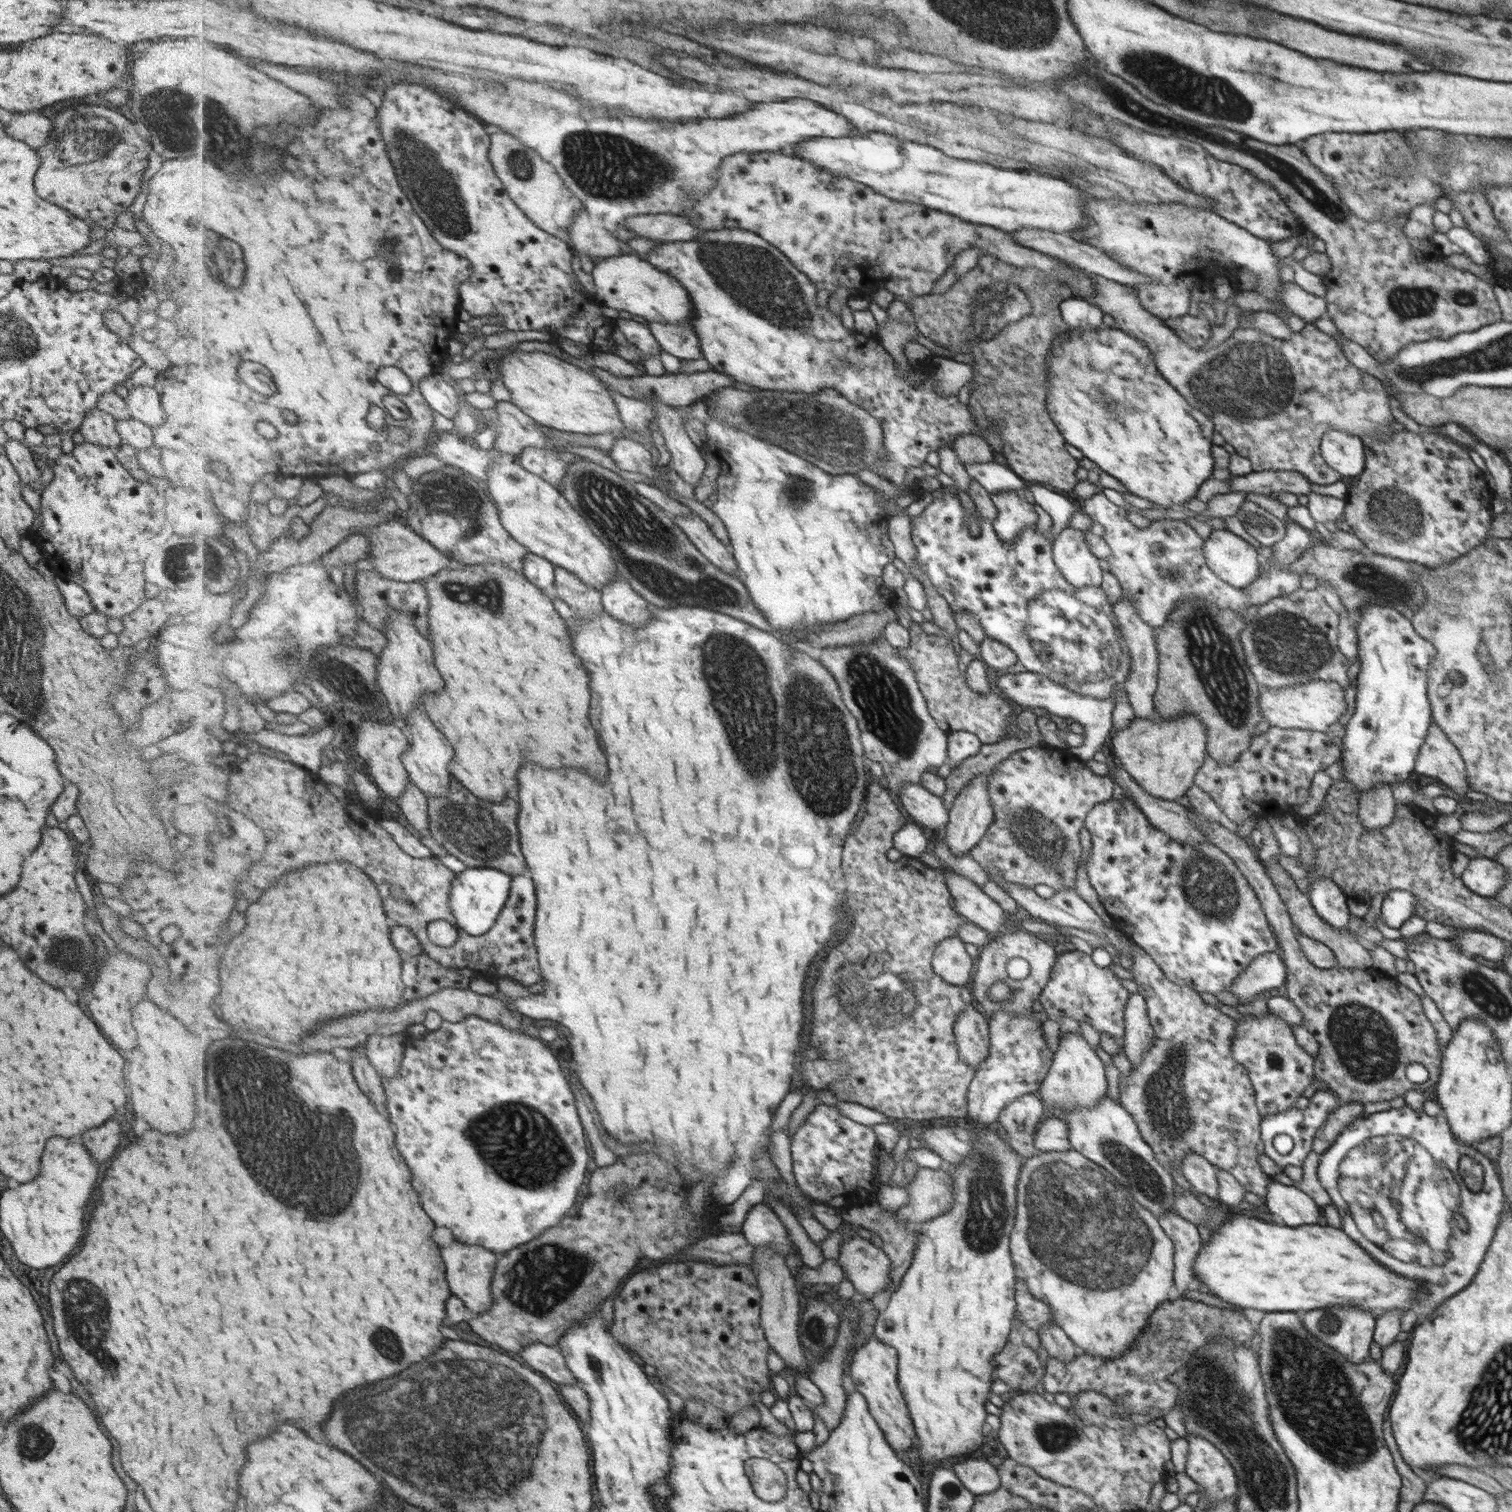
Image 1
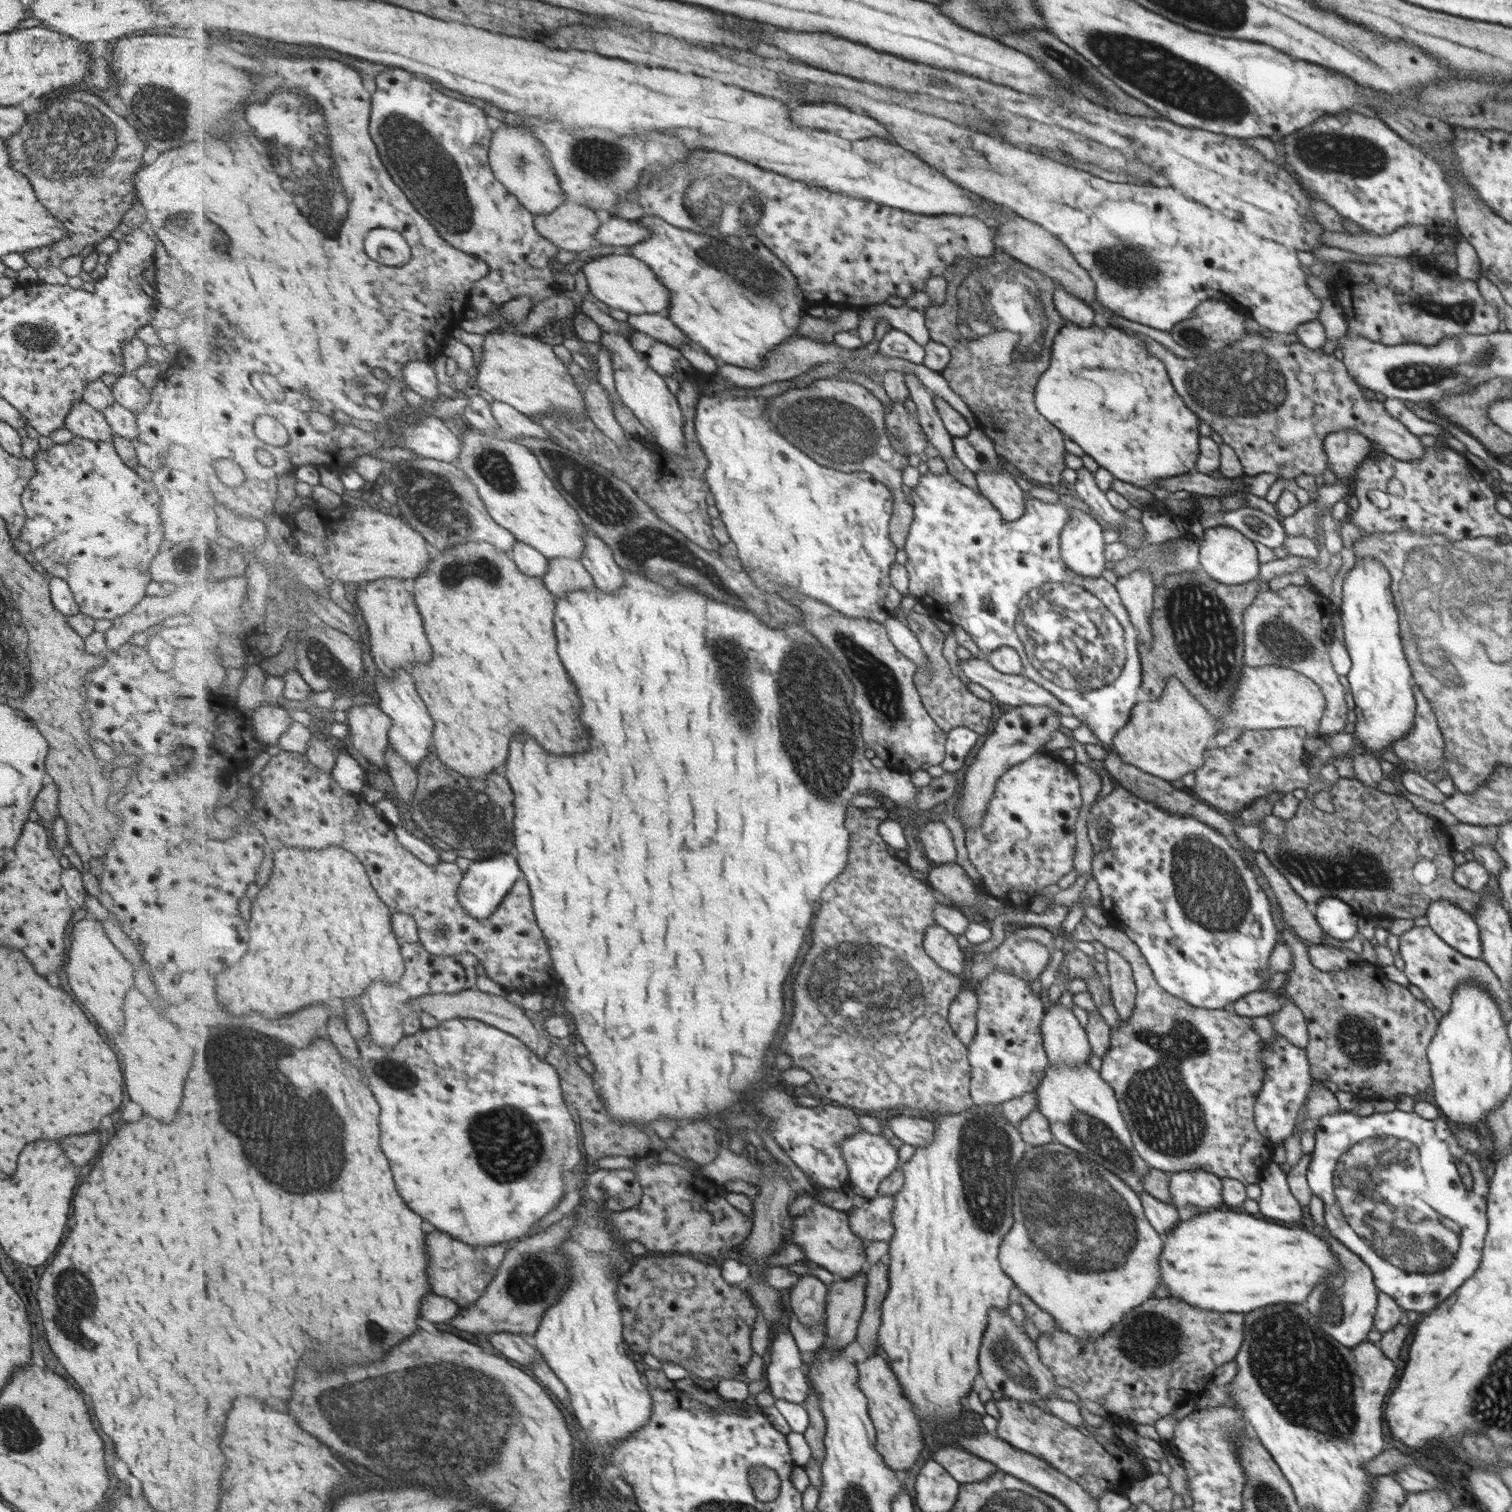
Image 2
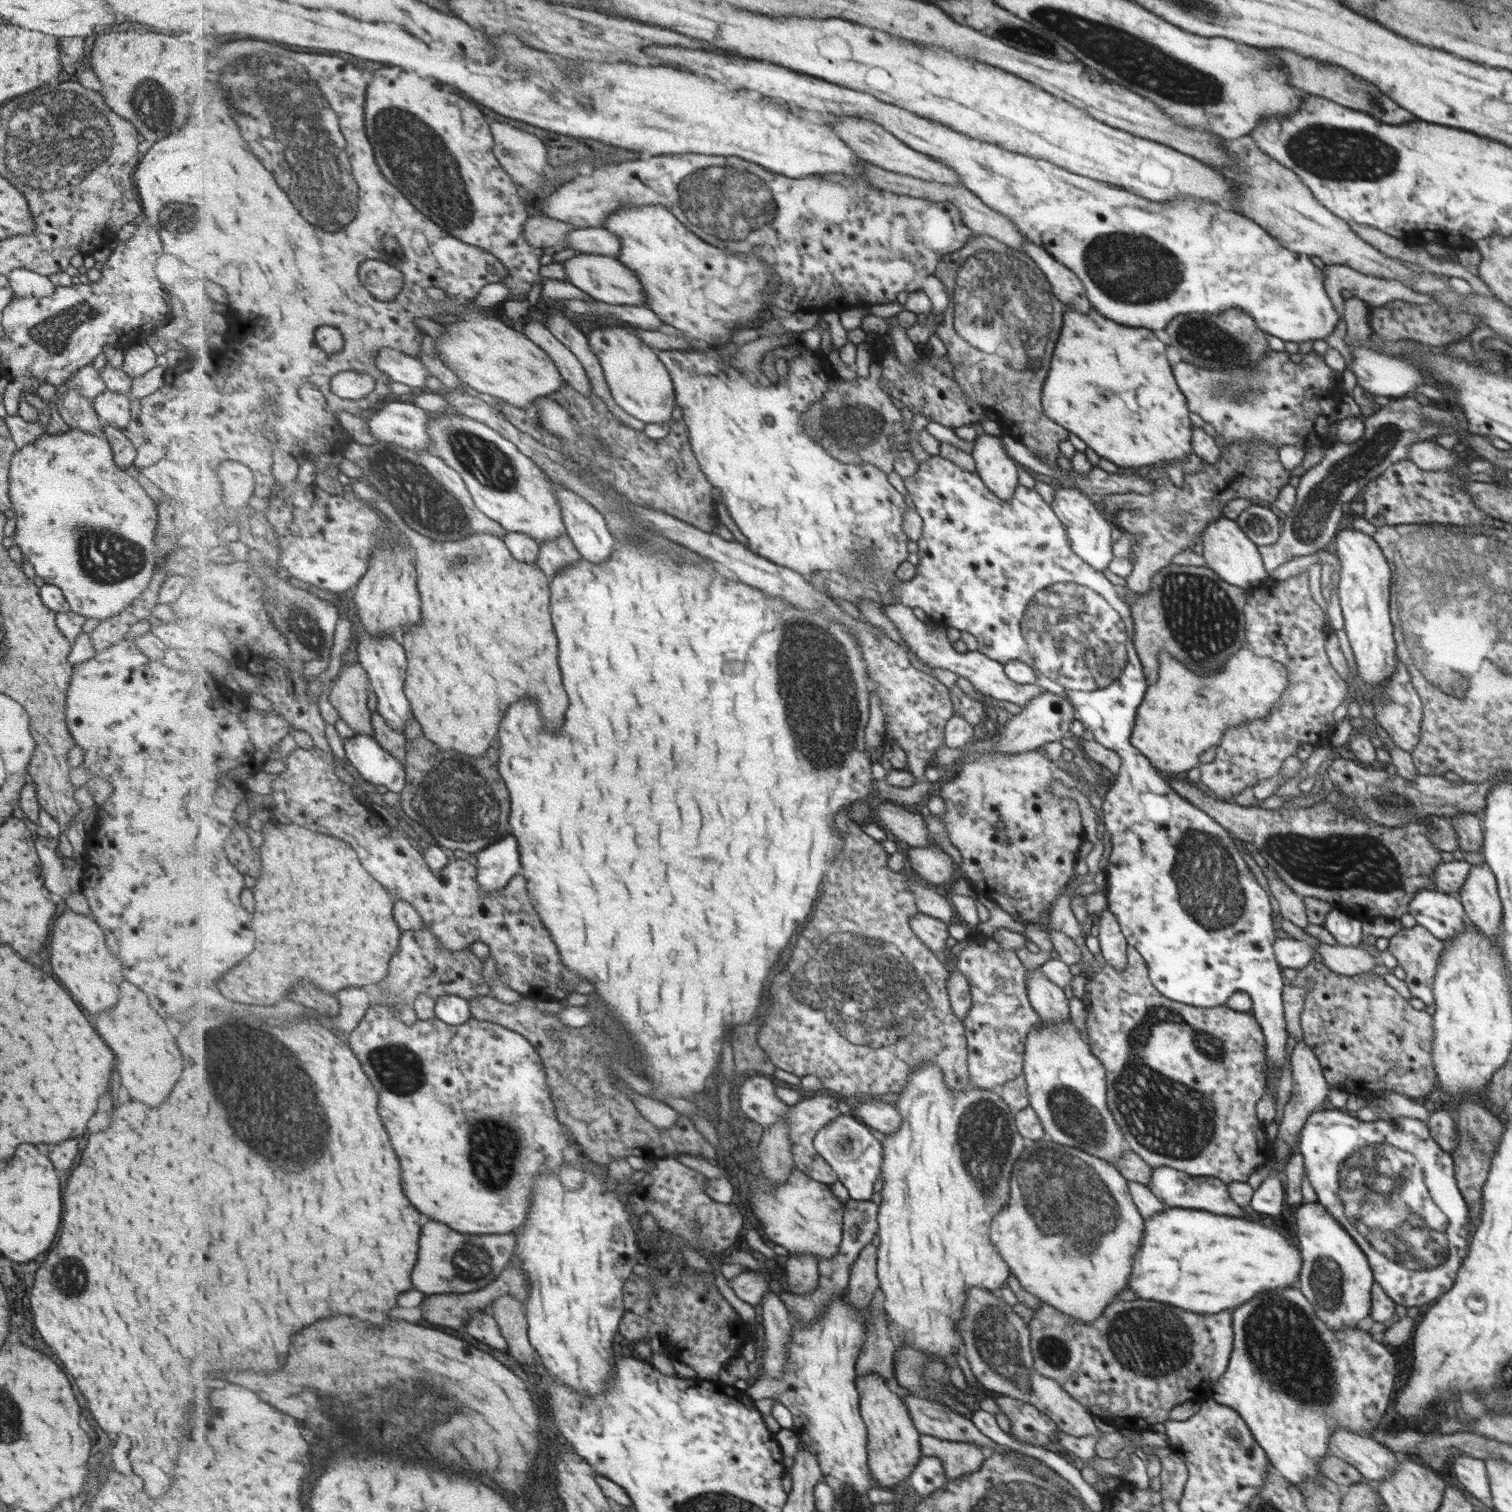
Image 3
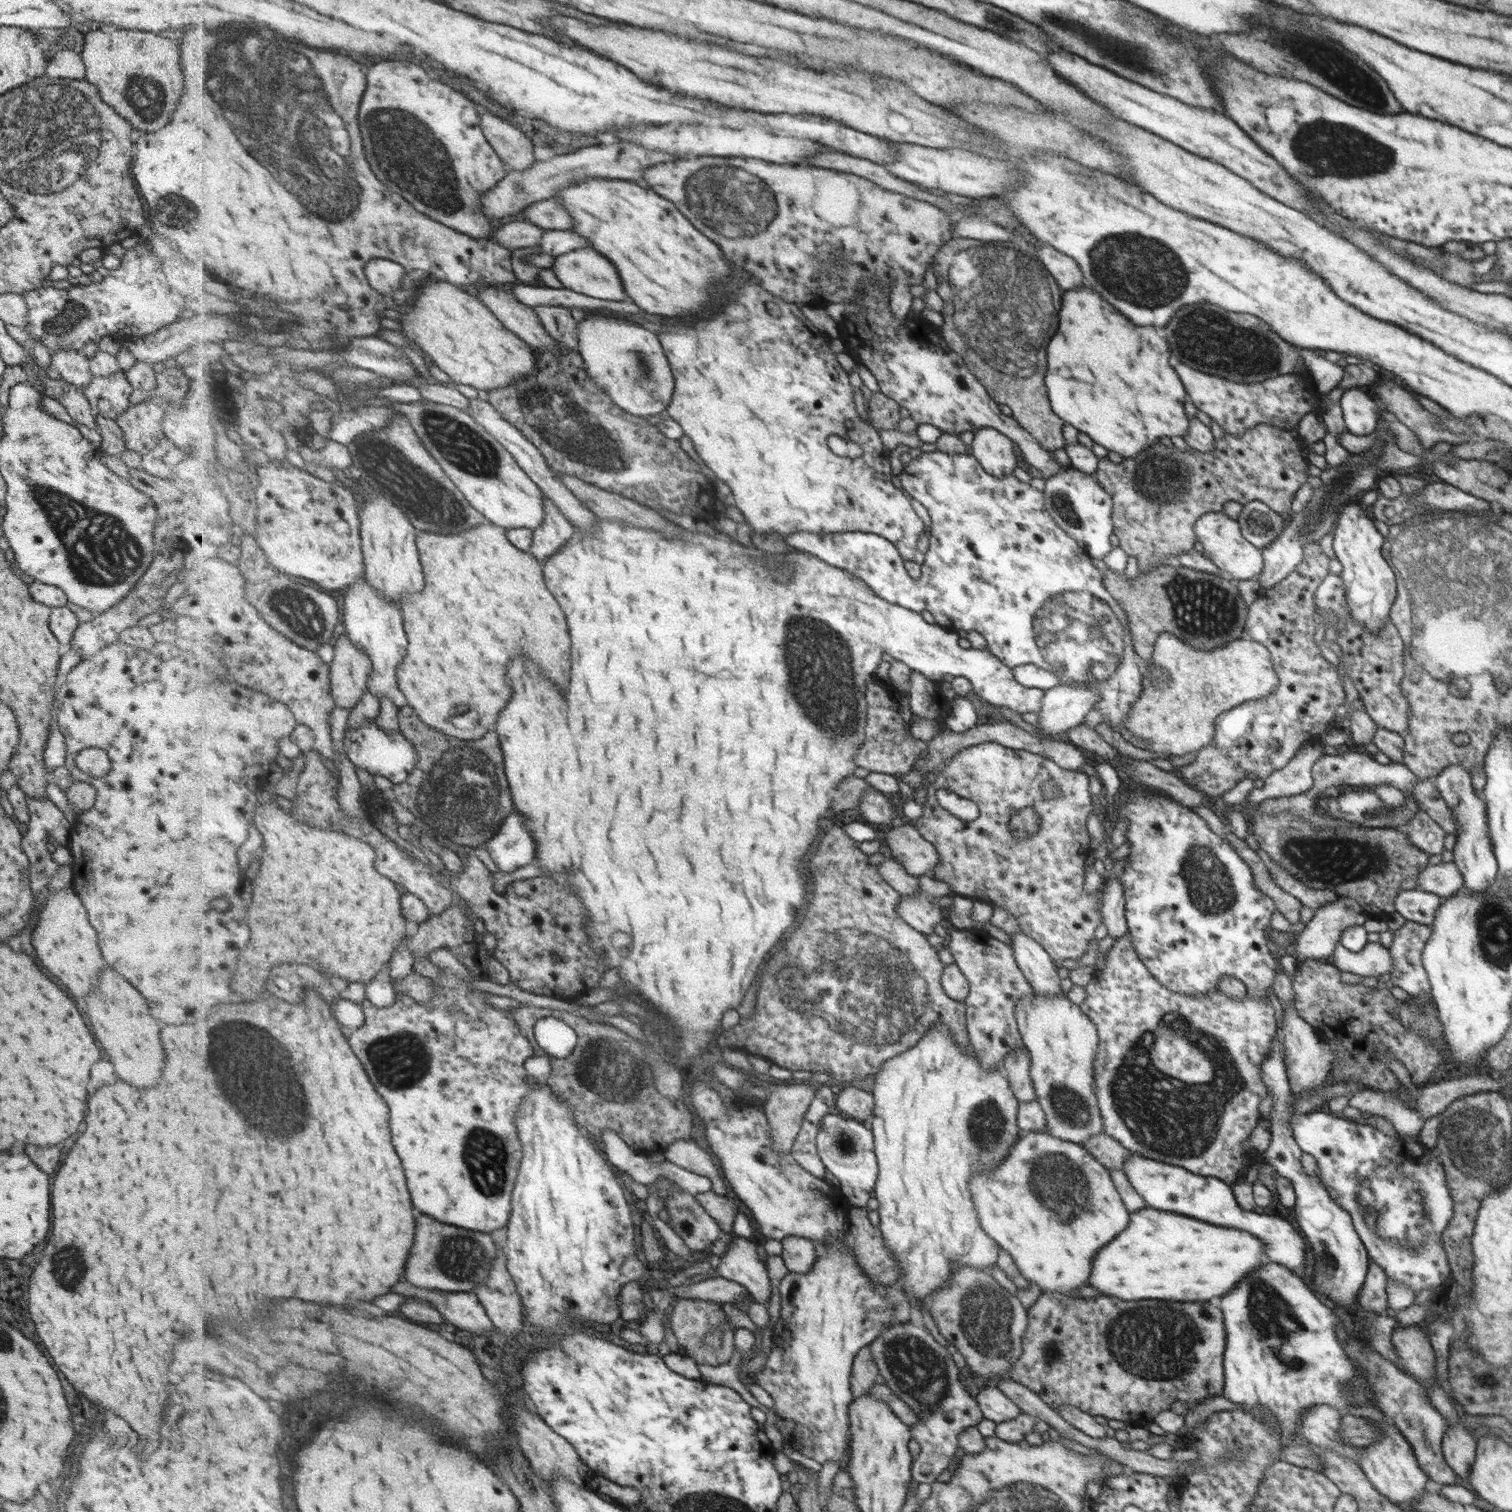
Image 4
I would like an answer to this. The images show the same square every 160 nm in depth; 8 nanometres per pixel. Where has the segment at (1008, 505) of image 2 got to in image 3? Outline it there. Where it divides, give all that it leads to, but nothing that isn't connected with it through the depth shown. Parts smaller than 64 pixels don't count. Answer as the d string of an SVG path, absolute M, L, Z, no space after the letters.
M979 433L970 456L974 460L974 472L979 474L984 485L1007 500L1018 484L1018 465L1005 452L1001 438Z

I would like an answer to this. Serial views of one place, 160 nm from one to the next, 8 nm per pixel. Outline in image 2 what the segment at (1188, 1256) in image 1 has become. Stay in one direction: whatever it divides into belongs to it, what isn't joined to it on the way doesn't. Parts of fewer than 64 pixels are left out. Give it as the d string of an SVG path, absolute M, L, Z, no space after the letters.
M1148 1192L1138 1195L1148 1223L1161 1236L1166 1236L1166 1232L1170 1231L1180 1221L1175 1207L1172 1204L1157 1200Z

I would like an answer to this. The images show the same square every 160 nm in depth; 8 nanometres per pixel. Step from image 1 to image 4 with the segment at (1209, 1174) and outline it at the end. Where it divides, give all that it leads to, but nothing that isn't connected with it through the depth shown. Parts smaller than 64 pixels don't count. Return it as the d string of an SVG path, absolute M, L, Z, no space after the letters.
M1129 1152L1125 1159L1122 1171L1138 1193L1142 1201L1150 1209L1162 1210L1165 1212L1180 1213L1183 1216L1193 1217L1195 1220L1205 1221L1207 1224L1220 1225L1223 1228L1241 1229L1259 1236L1264 1246L1264 1252L1269 1252L1269 1260L1275 1264L1284 1265L1293 1273L1301 1277L1303 1273L1297 1273L1296 1268L1301 1268L1303 1264L1303 1254L1305 1254L1305 1244L1299 1232L1278 1217L1273 1212L1258 1214L1254 1211L1242 1209L1236 1203L1235 1194L1232 1187L1224 1181L1209 1176L1199 1176L1197 1173L1189 1172L1186 1168L1151 1160L1138 1154Z

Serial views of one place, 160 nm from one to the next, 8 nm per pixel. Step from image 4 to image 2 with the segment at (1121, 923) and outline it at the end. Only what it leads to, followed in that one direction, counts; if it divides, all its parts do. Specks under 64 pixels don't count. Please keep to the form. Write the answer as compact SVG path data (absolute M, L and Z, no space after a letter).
M1105 948L1105 968L1107 969L1108 977L1105 979L1109 988L1109 999L1118 1014L1121 1023L1131 1019L1132 1012L1136 1010L1136 988L1132 979L1130 964L1112 948Z

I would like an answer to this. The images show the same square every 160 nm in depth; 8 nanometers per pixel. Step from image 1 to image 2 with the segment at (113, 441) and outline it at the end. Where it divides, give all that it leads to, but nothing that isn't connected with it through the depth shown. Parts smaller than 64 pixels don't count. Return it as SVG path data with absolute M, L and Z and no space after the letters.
M77 400L63 419L64 427L74 437L95 442L111 442L114 433L106 423L101 411L93 409L85 402Z

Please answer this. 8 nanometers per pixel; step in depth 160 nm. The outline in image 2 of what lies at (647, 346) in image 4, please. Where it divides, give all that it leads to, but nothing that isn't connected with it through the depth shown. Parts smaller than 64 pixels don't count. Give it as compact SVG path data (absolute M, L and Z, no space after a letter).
M602 331L601 345L606 346L612 353L617 393L621 396L623 404L650 430L659 447L673 456L686 457L689 450L688 442L685 441L684 426L688 418L681 409L677 395L669 390L665 378L655 372L647 359L637 352L625 335Z

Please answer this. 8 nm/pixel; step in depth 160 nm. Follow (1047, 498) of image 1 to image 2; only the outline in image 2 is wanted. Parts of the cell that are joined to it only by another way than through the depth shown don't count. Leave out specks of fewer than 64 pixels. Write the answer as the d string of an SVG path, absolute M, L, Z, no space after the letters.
M930 471L924 475L919 475L917 485L910 488L909 502L912 502L911 525L909 525L908 535L904 542L906 552L906 563L904 567L908 572L907 594L919 599L924 607L932 603L939 610L939 618L950 625L957 624L969 634L979 652L989 654L996 651L996 648L1010 645L1014 648L1022 664L1023 676L1029 677L1032 681L1041 685L1041 688L1048 689L1053 696L1057 697L1065 706L1069 706L1069 712L1090 728L1095 738L1101 742L1107 750L1112 746L1112 738L1115 733L1125 726L1133 705L1135 704L1135 694L1141 684L1140 680L1140 659L1138 658L1137 629L1129 620L1127 609L1121 604L1118 592L1114 585L1109 584L1103 577L1089 578L1078 575L1068 569L1060 558L1059 535L1061 529L1072 519L1072 509L1058 502L1045 503L1024 494L1023 516L1013 522L1005 521L1000 513L993 508L992 504L979 492L961 484L953 475L933 474Z

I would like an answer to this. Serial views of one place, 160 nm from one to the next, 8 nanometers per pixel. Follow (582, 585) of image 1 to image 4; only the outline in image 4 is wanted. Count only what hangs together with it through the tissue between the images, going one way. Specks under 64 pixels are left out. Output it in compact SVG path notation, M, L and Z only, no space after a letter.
M545 496L544 505L547 508L545 524L541 524L541 528L534 531L533 544L530 548L530 552L541 562L545 562L551 555L563 548L577 532L551 498Z

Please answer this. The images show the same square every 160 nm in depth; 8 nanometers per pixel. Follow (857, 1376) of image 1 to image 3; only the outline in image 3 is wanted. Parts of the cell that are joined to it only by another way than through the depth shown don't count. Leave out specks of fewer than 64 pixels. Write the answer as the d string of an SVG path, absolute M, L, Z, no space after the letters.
M881 1374L863 1375L856 1381L861 1396L861 1420L866 1428L866 1465L871 1470L875 1488L893 1490L897 1482L905 1480L919 1458L919 1434L909 1420L904 1402L885 1388Z

